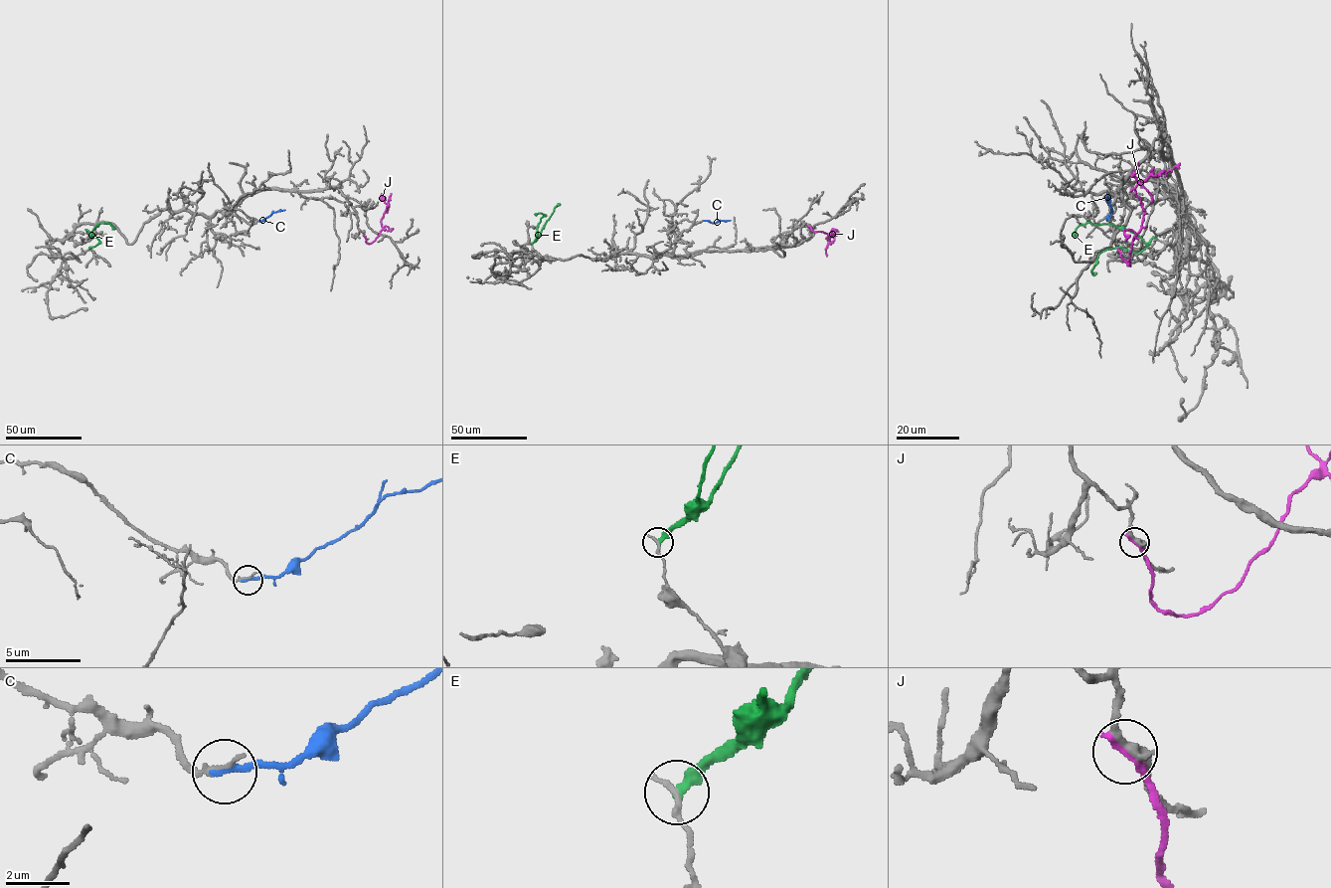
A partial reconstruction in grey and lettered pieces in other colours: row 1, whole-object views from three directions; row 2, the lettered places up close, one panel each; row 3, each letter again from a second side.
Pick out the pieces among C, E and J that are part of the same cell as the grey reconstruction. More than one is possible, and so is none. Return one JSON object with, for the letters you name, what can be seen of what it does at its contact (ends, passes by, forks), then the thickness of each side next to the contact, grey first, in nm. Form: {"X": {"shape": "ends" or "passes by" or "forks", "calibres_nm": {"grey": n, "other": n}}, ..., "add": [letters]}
{"add": []}

